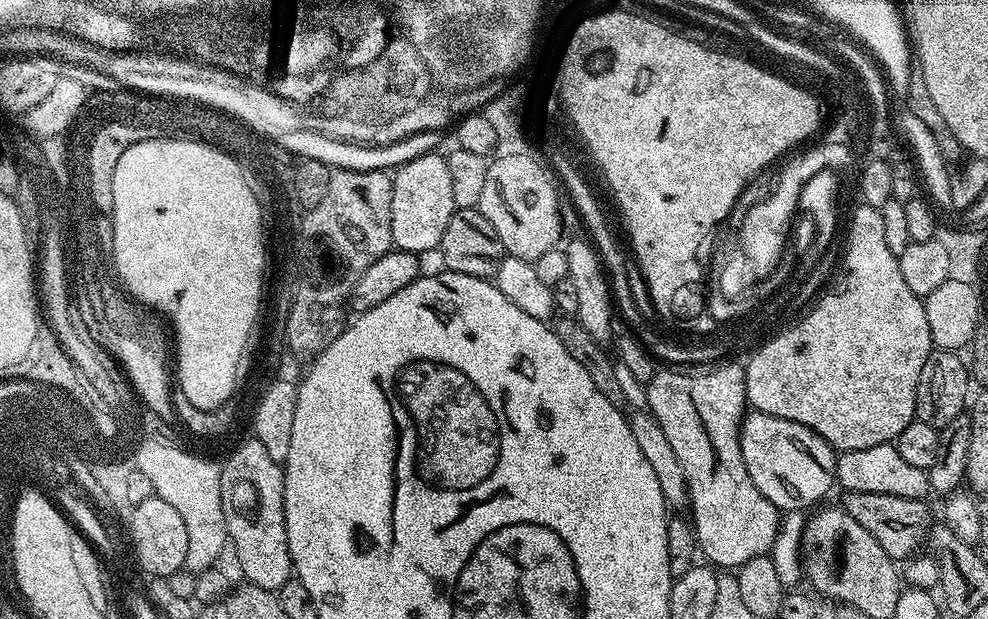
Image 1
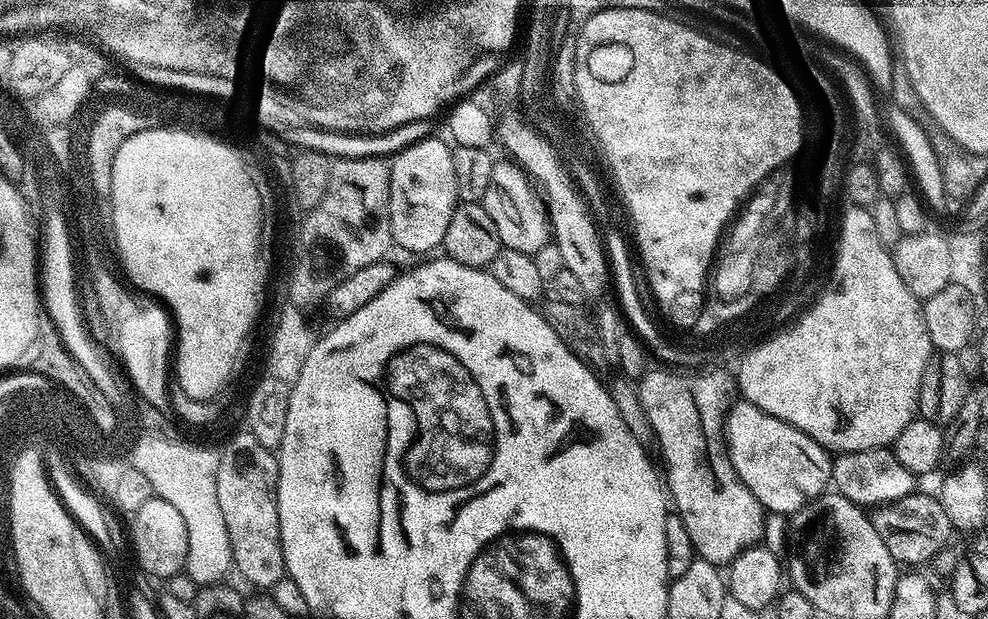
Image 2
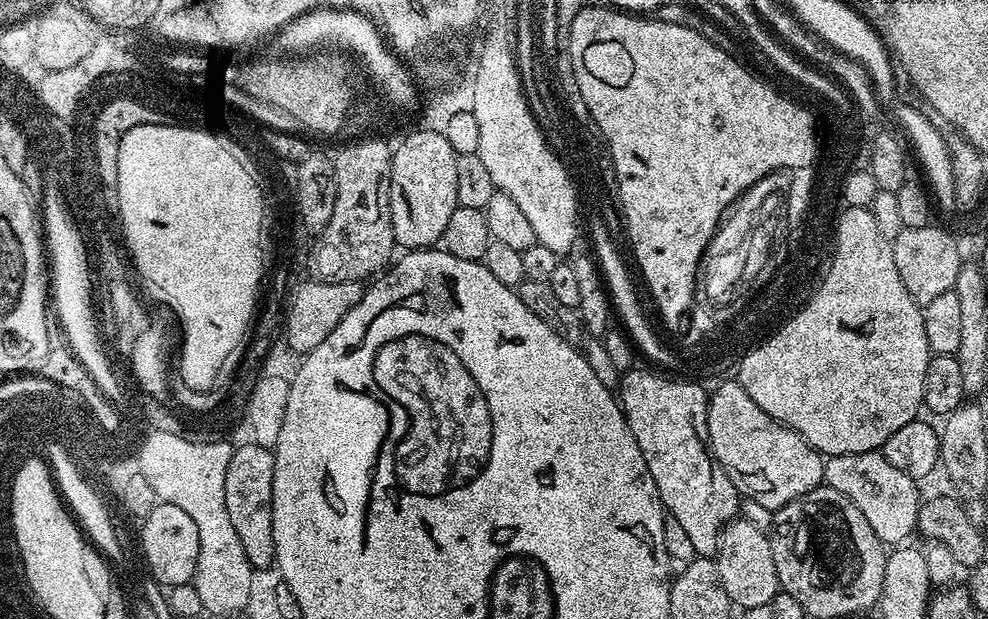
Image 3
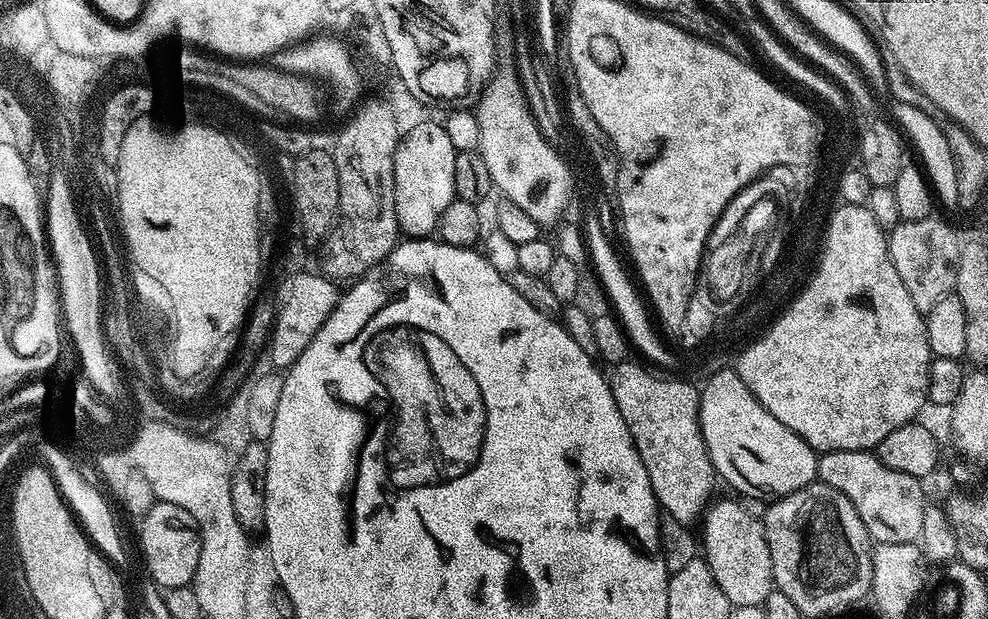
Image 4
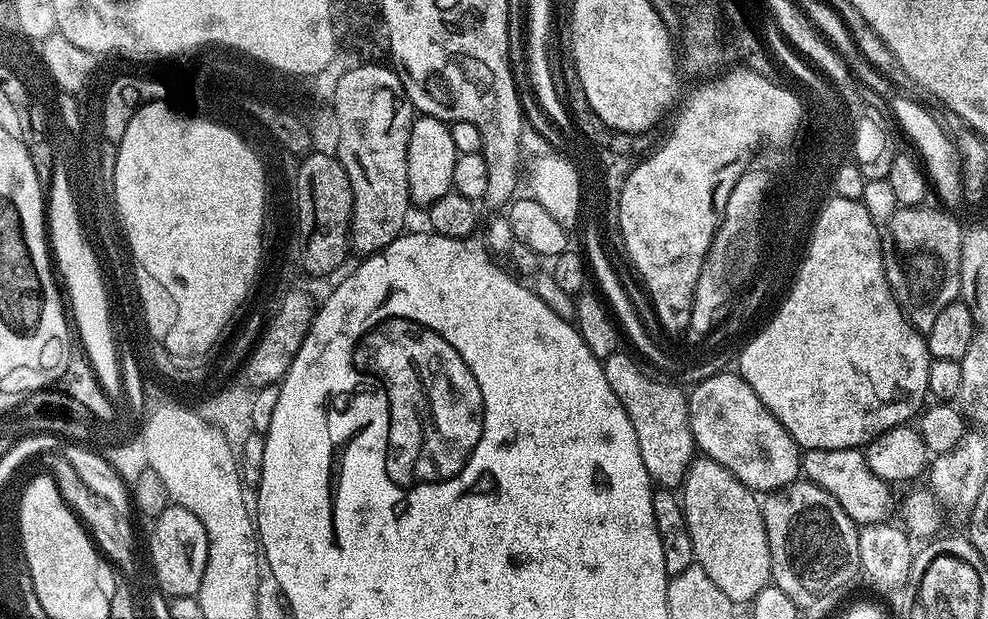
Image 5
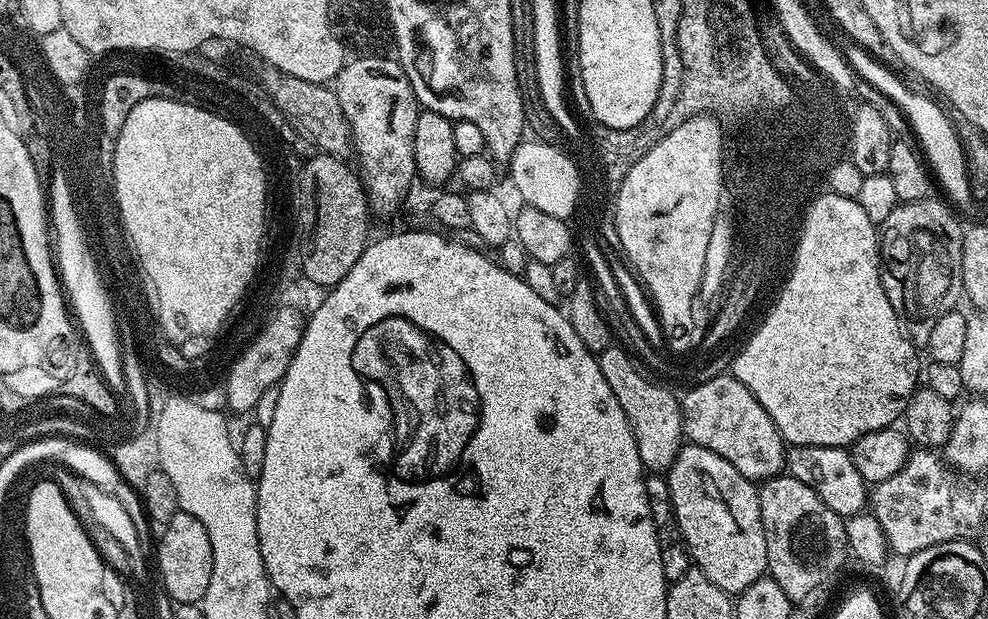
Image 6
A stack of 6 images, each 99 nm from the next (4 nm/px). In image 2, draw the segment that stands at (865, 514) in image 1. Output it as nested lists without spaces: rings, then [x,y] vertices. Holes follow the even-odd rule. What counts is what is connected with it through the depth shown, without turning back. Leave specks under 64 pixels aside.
[[[914,490],[906,498],[873,511],[871,518],[878,534],[882,534],[882,542],[886,542],[886,550],[890,550],[900,566],[922,566],[918,564],[924,564],[927,560],[935,561],[954,536],[950,518],[939,499],[935,495],[927,496],[920,490]]]

